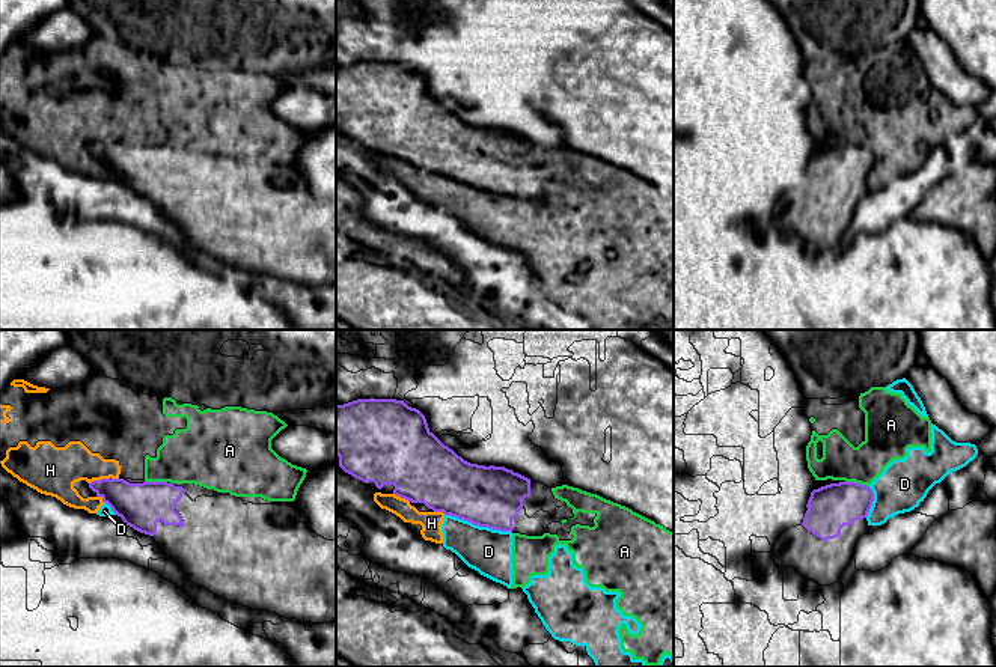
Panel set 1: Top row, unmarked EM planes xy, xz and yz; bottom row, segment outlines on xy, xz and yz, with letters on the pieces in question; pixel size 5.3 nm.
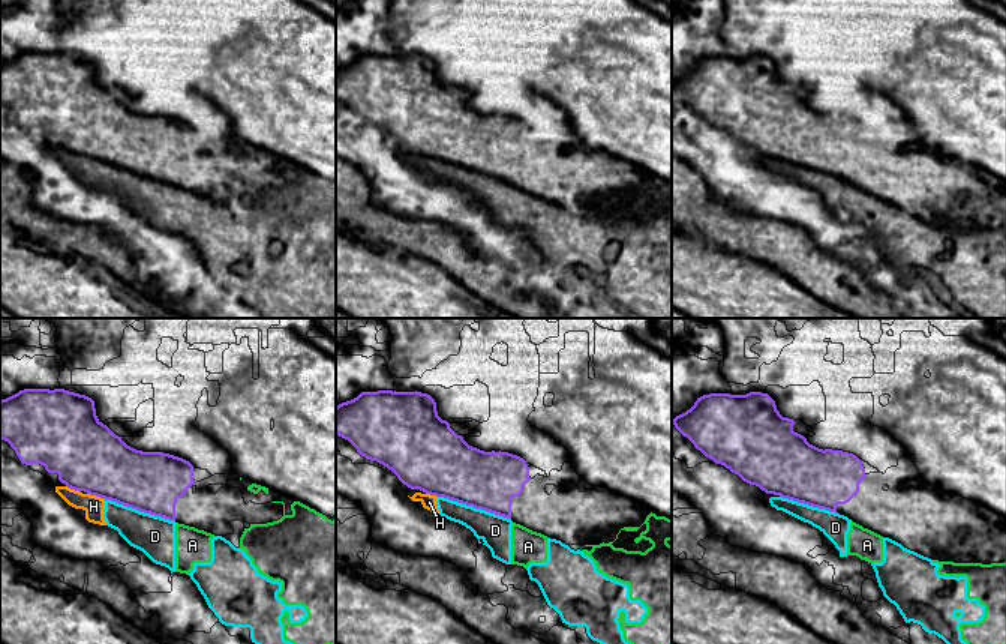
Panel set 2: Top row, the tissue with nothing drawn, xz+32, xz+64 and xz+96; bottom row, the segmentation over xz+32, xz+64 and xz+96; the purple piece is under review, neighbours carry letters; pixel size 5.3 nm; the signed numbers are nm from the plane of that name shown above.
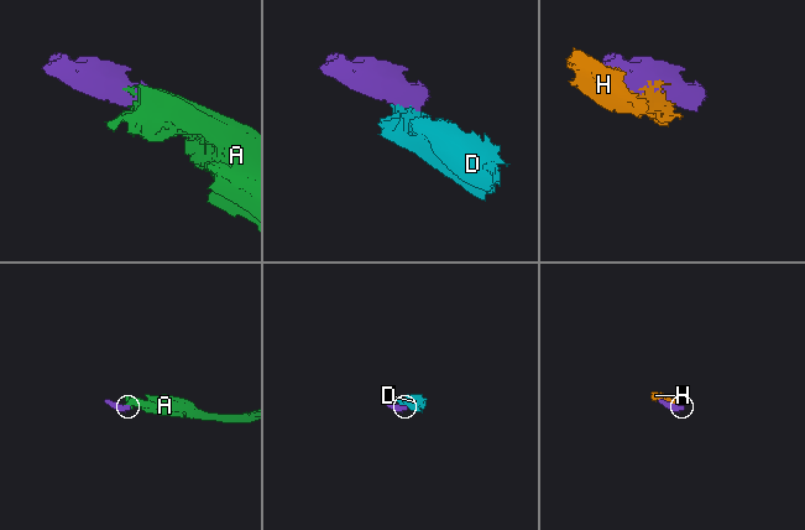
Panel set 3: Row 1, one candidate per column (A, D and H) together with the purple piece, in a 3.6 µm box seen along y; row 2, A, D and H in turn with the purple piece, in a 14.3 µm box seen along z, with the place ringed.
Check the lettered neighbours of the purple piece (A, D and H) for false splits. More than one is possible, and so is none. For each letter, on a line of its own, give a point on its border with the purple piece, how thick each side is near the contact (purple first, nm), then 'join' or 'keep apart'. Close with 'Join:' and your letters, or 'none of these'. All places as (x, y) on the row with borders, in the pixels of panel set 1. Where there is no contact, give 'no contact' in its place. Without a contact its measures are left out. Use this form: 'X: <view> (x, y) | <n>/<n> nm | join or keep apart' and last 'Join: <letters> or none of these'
A: yz (858, 484) | 240/200 nm | keep apart
D: xz (478, 524) | 320/240 nm | keep apart
H: xy (98, 481) | 220/260 nm | keep apart
Join: none of these

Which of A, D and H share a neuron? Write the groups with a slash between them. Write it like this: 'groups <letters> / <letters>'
groups A D H

